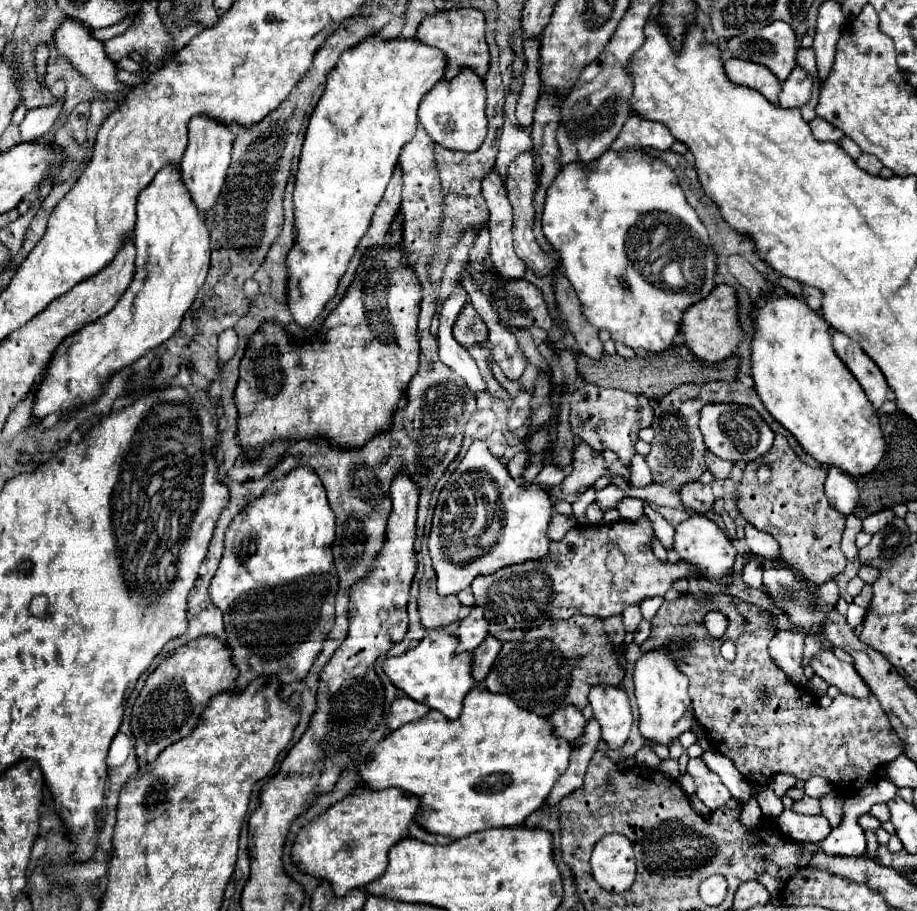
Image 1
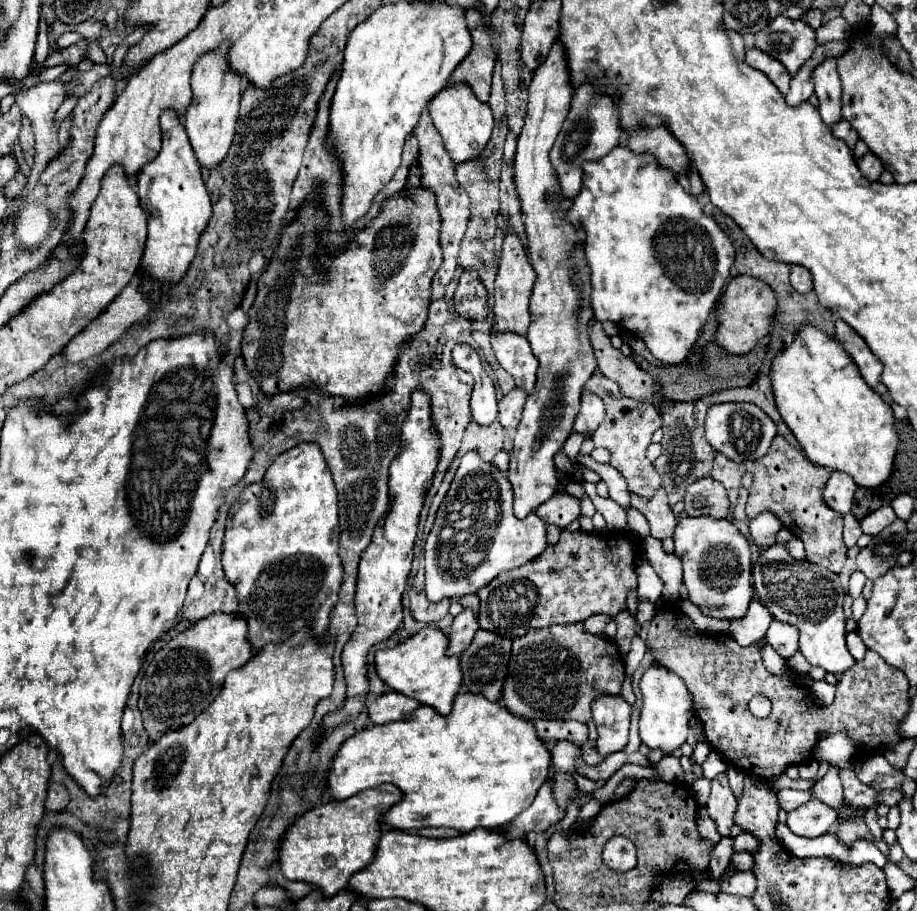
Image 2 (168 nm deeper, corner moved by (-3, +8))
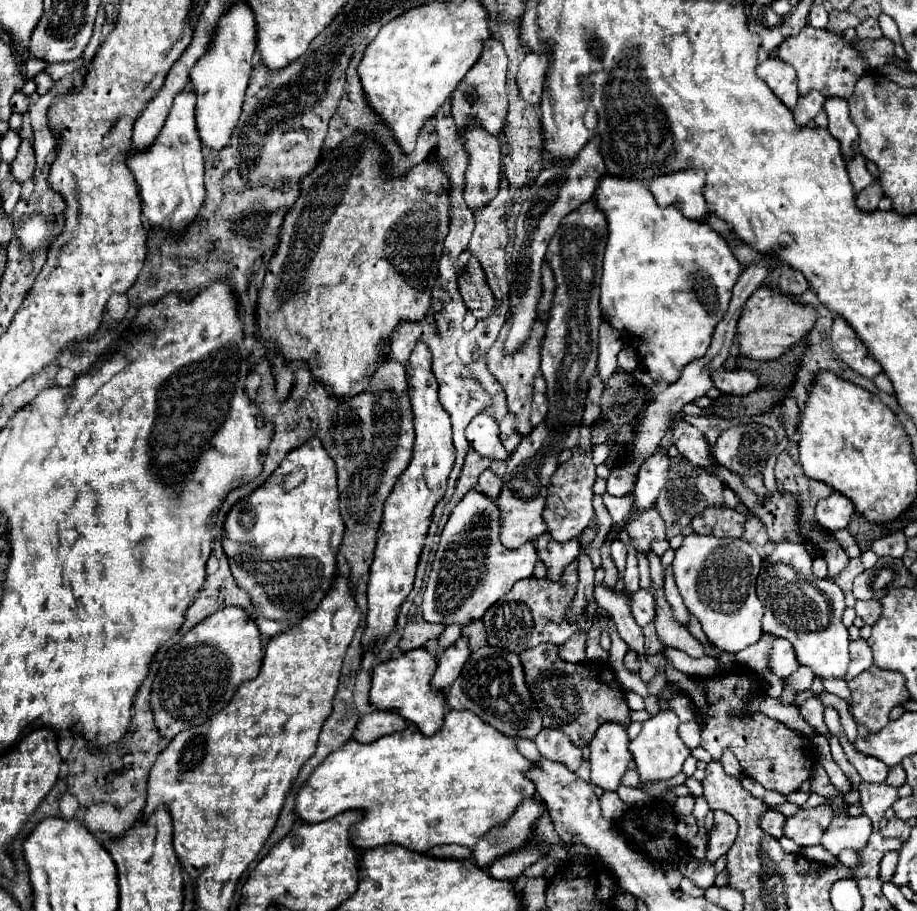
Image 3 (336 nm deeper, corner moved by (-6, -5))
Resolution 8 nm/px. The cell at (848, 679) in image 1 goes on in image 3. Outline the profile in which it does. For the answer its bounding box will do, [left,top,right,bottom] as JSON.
[758,544,850,678]

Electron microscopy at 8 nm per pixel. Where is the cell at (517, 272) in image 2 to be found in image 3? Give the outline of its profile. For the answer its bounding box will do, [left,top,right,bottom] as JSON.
[486,316,546,436]

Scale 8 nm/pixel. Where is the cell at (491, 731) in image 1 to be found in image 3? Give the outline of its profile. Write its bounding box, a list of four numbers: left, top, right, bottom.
[294,710,536,852]

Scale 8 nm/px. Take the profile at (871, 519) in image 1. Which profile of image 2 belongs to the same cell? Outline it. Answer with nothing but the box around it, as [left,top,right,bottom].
[861,505,897,535]

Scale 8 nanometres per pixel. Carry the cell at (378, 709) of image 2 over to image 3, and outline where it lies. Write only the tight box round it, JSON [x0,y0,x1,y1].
[352,710,408,744]

